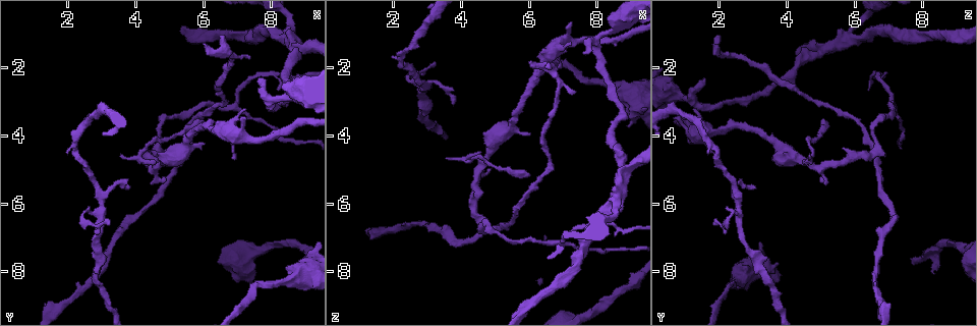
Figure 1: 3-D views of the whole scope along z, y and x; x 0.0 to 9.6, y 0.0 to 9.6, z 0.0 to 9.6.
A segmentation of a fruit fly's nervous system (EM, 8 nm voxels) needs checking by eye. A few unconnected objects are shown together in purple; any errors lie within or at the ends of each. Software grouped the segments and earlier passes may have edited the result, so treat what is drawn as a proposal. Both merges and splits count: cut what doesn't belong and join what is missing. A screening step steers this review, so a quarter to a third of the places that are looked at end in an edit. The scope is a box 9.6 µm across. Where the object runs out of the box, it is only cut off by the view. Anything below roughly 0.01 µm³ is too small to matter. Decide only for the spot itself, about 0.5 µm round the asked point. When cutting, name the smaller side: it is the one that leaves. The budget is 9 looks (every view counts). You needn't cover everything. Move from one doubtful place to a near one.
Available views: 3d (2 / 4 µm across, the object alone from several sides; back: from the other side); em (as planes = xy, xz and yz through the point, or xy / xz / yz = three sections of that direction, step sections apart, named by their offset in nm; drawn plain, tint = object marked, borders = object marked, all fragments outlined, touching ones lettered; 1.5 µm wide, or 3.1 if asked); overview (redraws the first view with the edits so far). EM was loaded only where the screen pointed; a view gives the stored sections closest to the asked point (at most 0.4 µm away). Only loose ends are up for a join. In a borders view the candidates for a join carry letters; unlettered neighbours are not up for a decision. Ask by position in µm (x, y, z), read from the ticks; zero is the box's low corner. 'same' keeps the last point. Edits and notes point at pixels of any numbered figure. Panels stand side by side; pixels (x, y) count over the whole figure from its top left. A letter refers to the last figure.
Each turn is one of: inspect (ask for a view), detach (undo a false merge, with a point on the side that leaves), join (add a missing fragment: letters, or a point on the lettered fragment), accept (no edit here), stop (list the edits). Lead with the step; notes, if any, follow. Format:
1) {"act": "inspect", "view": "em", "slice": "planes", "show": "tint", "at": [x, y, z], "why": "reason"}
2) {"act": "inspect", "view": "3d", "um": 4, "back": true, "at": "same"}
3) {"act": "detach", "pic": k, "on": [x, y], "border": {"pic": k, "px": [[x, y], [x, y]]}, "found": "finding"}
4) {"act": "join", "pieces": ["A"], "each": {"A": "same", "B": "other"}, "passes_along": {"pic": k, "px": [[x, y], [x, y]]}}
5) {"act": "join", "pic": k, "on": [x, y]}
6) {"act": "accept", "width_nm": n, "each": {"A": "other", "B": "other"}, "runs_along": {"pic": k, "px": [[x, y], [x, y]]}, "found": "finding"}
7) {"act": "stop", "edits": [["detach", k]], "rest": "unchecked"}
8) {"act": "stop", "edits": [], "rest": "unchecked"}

{"act": "inspect", "view": "em", "slice": "planes", "show": "borders", "at": [4.85, 5.20, 5.00], "why": "free end"}

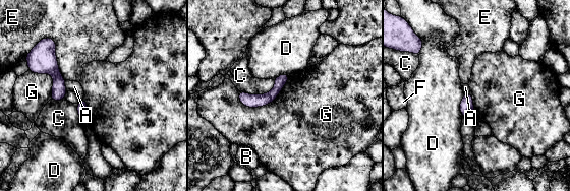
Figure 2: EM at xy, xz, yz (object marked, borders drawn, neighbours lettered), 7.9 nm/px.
{"act": "accept", "each": {"A": "other", "B": "other", "C": "other", "D": "other", "E": "other", "F": "other", "G": "other"}, "border": {"pic": 2, "px": [[64, 80], [66, 90]]}, "found": "none of them fits"}

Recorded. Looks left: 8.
{"act": "inspect", "view": "3d", "um": 4, "at": [6.50, 1.10, 1.95], "why": "an open end"}

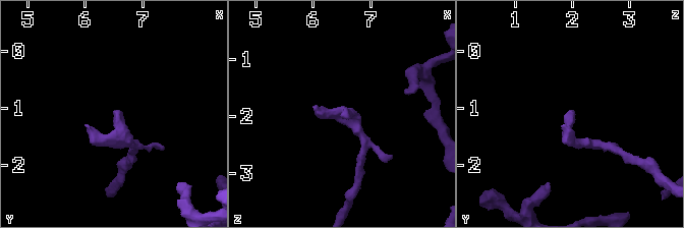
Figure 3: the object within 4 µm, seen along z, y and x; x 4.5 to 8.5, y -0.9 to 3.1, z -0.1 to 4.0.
{"act": "inspect", "view": "em", "slice": "planes", "show": "borders", "at": [6.50, 1.05, 2.00], "why": "need the tissue"}

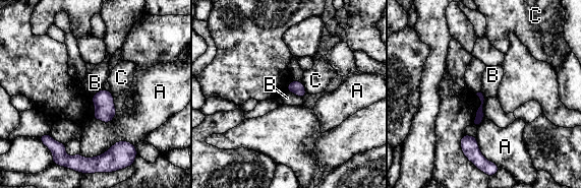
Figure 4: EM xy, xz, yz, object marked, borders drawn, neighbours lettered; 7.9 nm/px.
{"act": "accept", "each": {"A": "other", "B": "other", "C": "other"}, "border": {"pic": 4, "px": [[286, 88], [302, 98]]}, "found": "none of them fits"}

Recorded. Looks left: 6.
{"act": "inspect", "view": "3d", "um": 2, "back": true, "at": [8.80, 1.55, 5.00]}

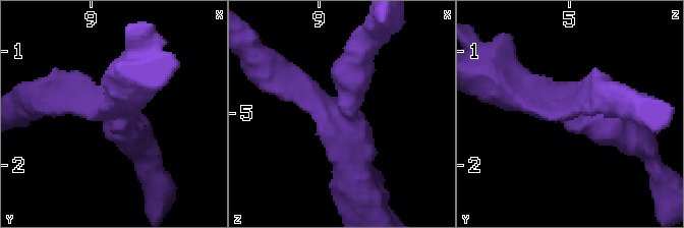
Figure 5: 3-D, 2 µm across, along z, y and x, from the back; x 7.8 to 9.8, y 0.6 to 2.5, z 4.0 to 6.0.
{"act": "inspect", "view": "em", "slice": "planes", "show": "borders", "at": [8.76, 1.56, 4.98], "why": "shape alone is not enough"}

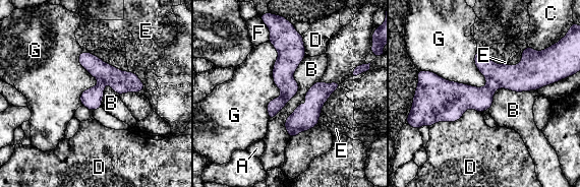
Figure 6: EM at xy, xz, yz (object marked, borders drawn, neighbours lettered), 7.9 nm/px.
{"act": "detach", "pic": 6, "on": [523, 77], "each": {"A": "other", "B": "other", "C": "other", "D": "other", "E": "other", "F": "other", "G": "other"}, "part_leaving": {"pic": 6, "px": [[337, 84], [314, 104], [291, 134]]}, "found": "two neurons meet here"}

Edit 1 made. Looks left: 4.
{"act": "inspect", "view": "overview"}

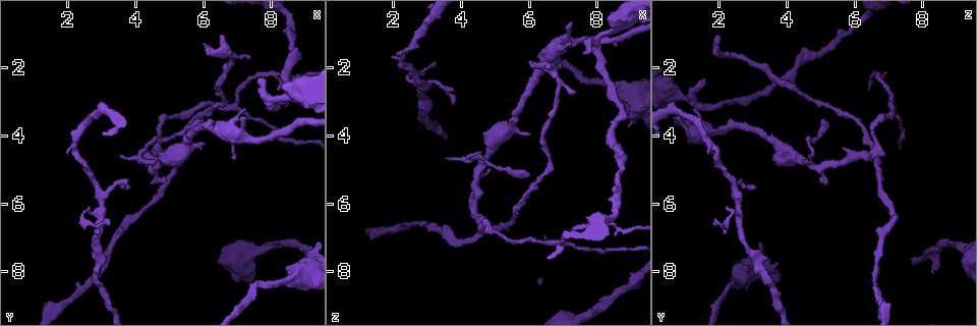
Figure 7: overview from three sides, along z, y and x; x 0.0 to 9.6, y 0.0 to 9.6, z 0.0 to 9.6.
{"act": "inspect", "view": "em", "slice": "planes", "show": "borders", "at": [4.75, 3.55, 6.60], "why": "sharp bend"}

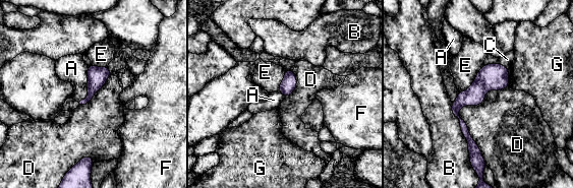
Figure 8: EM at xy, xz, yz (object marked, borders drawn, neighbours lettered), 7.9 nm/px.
{"act": "accept", "width_nm": 120, "each": {"A": "other", "B": "other", "C": "other", "D": "other", "E": "other", "F": "other", "G": "other"}, "border": {"pic": 8, "px": [[483, 64], [473, 82], [459, 91]]}, "found": "continuous, no second neuron"}

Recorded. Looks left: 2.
{"act": "stop", "edits": [["detach", 6]], "rest": "unchecked"}

